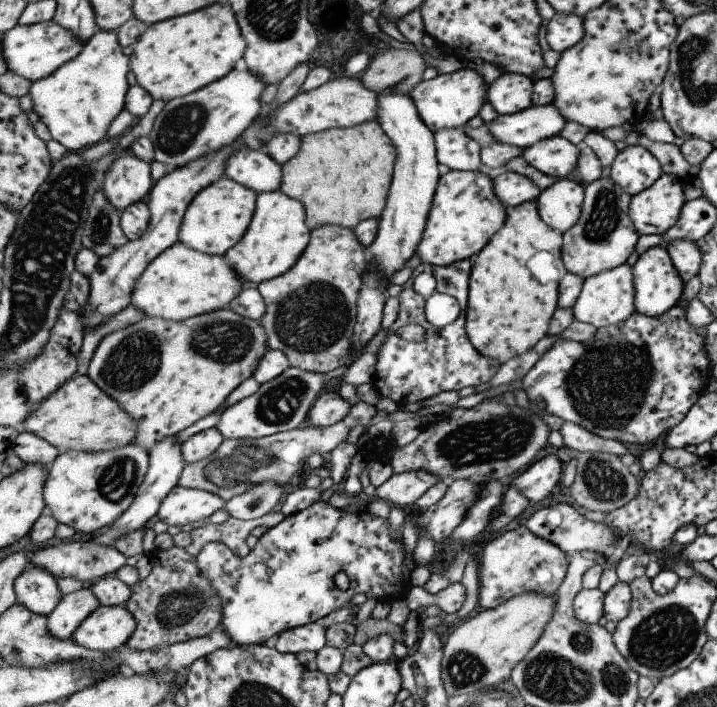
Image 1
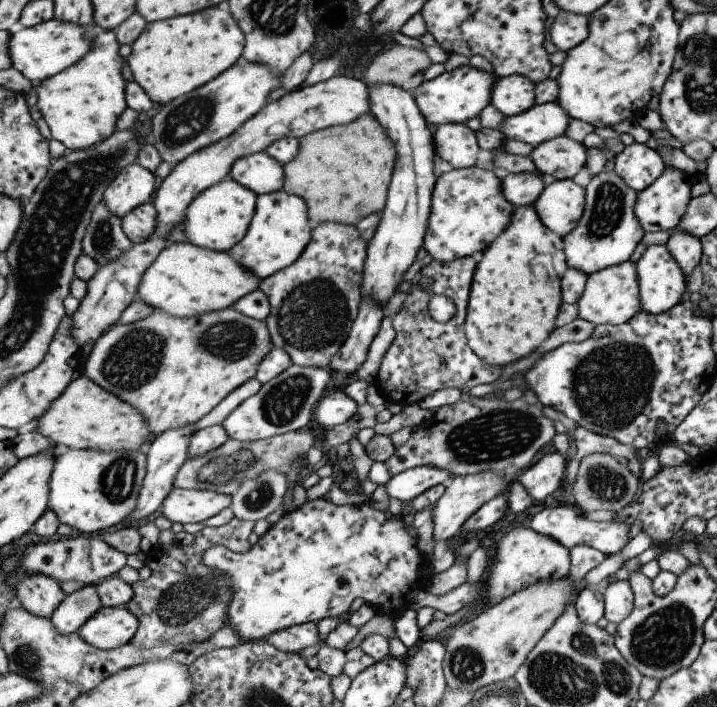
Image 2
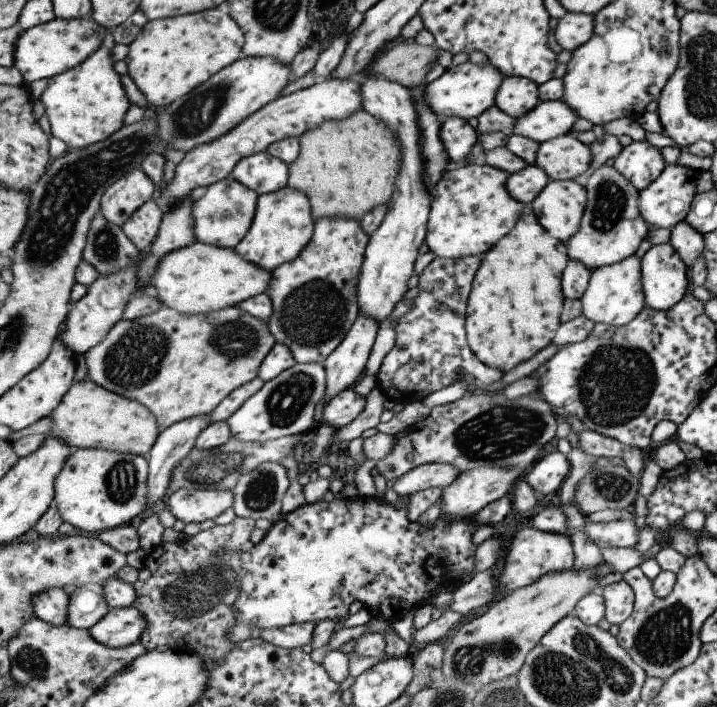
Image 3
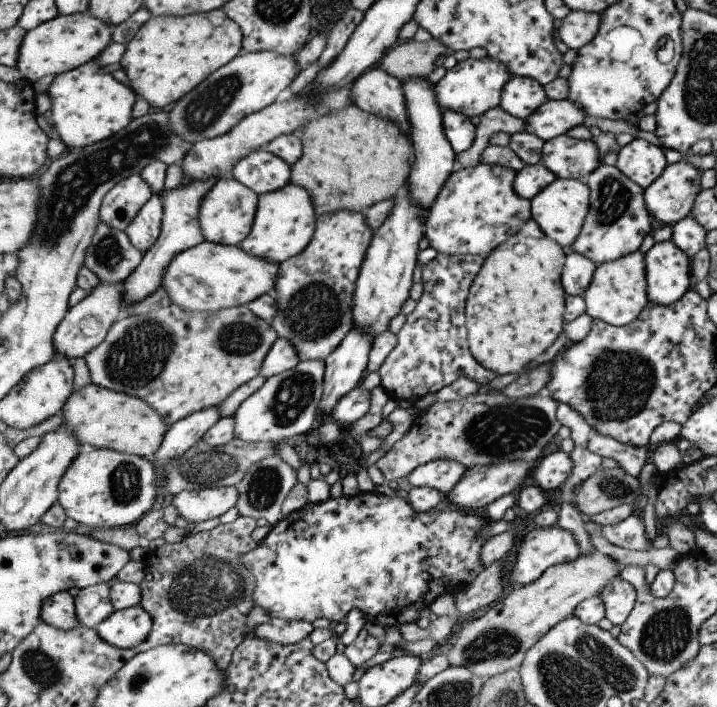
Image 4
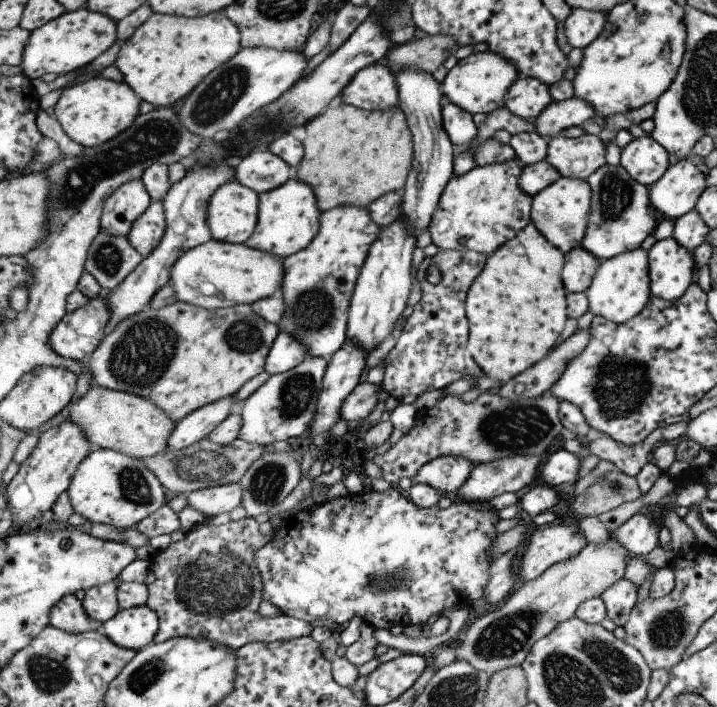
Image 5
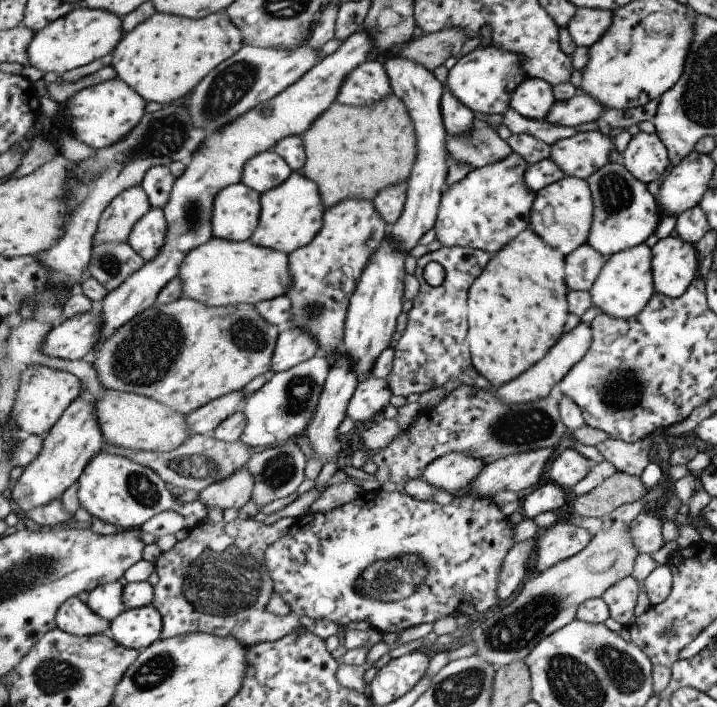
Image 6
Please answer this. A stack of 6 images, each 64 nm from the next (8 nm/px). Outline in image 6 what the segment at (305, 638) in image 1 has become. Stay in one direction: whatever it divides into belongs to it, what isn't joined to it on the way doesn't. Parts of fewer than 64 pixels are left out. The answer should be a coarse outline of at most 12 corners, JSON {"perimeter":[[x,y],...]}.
{"perimeter":[[207,520],[156,561],[162,638],[252,647],[308,628],[265,610],[296,524]]}

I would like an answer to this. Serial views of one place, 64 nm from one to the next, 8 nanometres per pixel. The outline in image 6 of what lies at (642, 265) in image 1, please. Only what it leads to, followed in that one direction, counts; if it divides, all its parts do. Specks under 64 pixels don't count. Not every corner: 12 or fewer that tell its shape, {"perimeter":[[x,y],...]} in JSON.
{"perimeter":[[681,238],[658,239],[651,252],[655,294],[680,297],[697,270]]}

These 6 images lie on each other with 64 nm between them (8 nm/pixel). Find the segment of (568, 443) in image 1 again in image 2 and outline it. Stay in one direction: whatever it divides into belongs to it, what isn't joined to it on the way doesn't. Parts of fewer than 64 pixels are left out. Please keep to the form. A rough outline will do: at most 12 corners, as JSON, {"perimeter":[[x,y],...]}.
{"perimeter":[[578,426],[571,432],[576,453],[567,462],[565,484],[577,478],[582,459],[592,454],[626,458],[642,474],[633,445]]}

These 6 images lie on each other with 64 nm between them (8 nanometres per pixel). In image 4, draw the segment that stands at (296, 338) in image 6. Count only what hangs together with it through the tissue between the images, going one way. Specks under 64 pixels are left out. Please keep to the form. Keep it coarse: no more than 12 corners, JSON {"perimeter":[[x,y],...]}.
{"perimeter":[[279,337],[264,360],[268,379],[300,362],[294,344]]}

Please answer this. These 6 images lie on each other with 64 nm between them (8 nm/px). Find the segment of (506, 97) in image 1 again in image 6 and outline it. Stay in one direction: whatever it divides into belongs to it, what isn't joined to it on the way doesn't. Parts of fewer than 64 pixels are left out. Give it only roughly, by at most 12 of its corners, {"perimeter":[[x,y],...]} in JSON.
{"perimeter":[[528,76],[511,109],[544,120],[556,102],[550,82]]}

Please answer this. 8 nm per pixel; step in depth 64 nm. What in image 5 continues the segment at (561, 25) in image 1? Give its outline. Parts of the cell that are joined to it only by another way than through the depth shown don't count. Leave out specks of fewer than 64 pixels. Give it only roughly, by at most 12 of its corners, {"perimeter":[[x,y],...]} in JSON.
{"perimeter":[[574,9],[565,22],[569,44],[586,49],[607,26],[607,13]]}

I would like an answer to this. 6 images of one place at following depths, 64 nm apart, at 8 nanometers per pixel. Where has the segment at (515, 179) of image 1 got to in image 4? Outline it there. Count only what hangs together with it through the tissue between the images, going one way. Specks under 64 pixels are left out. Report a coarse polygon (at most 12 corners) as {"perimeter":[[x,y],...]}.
{"perimeter":[[542,162],[517,173],[517,194],[532,201],[557,179]]}

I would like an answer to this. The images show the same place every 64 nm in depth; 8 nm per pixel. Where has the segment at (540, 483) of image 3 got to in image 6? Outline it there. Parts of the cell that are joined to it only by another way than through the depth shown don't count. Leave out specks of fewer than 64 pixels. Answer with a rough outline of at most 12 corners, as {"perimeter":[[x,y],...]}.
{"perimeter":[[566,449],[550,462],[547,478],[573,488],[594,463]]}

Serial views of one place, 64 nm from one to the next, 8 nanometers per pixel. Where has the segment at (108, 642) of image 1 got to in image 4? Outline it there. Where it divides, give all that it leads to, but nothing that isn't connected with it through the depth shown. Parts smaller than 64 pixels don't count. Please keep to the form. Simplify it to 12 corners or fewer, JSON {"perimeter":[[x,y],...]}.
{"perimeter":[[141,605],[115,611],[97,628],[121,649],[143,646],[156,620]]}

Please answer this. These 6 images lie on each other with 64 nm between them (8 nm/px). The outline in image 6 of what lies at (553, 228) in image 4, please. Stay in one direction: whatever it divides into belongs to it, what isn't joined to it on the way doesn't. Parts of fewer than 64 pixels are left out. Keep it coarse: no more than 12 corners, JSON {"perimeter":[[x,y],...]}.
{"perimeter":[[587,179],[538,192],[531,227],[569,256],[589,242],[596,203]]}

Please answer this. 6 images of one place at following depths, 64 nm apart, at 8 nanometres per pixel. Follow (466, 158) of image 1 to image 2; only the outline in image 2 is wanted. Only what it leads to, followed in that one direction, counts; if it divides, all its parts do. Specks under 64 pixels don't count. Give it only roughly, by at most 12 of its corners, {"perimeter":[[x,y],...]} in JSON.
{"perimeter":[[463,122],[435,129],[436,151],[455,169],[477,164],[475,131]]}

